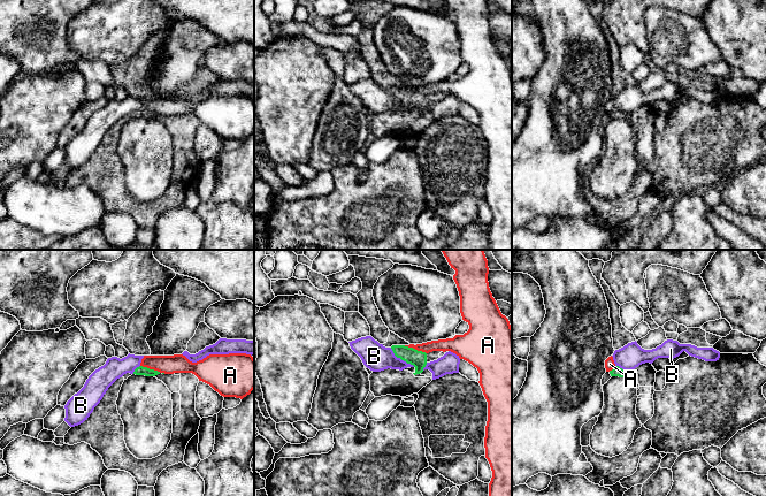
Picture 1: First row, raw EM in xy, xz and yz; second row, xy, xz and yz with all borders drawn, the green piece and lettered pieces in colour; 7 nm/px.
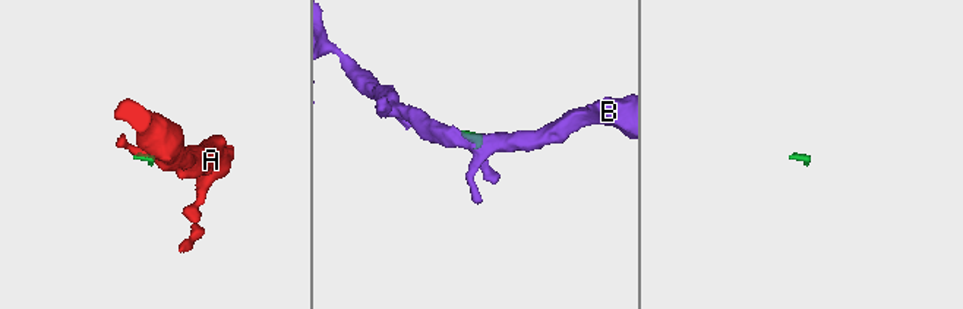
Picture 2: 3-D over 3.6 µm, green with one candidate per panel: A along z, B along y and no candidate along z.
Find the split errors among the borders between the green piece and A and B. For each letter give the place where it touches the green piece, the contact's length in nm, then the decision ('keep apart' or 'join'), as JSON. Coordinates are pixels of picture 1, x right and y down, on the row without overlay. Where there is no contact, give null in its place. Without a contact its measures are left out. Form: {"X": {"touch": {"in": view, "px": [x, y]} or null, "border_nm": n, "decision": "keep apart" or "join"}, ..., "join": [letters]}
{"A": {"touch": {"in": "xz", "px": [414, 91]}, "border_nm": 170, "decision": "keep apart"}, "B": {"touch": {"in": "xz", "px": [401, 101]}, "border_nm": 220, "decision": "keep apart"}, "join": []}

